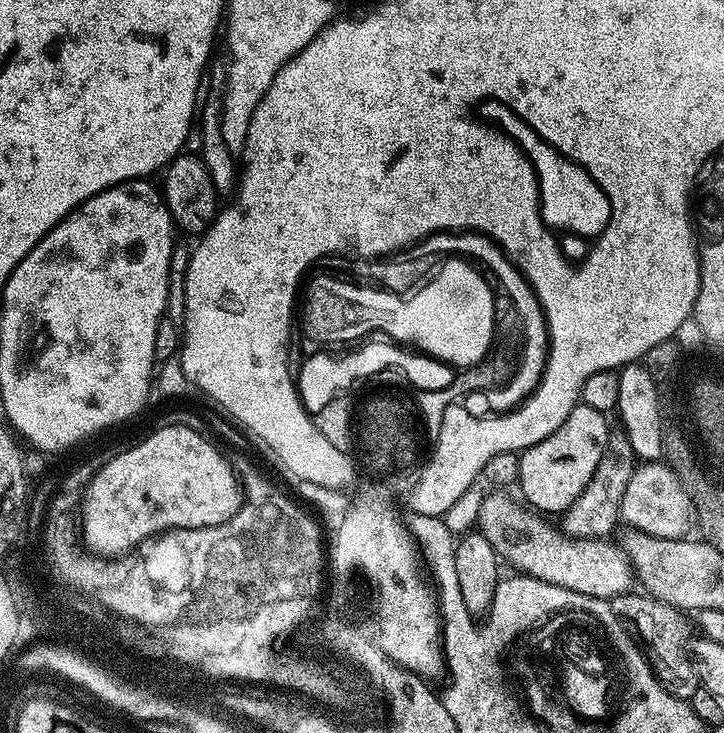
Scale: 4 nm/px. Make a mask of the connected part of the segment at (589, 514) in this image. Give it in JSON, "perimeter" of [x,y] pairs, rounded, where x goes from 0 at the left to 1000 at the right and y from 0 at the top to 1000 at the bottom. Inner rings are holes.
{"perimeter":[[[862,587],[841,588],[837,614],[831,619],[831,630],[826,630],[826,641],[820,641],[820,652],[812,659],[800,681],[787,689],[783,698],[778,700],[776,720],[779,726],[794,733],[844,733],[843,729],[849,723],[851,714],[858,714],[856,692],[860,675],[880,637],[881,623],[866,591]]]}

